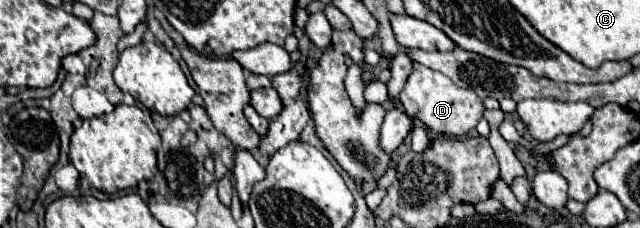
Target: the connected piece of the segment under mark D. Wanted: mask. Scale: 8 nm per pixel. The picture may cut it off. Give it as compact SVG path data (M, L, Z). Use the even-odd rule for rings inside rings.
M417 62L413 64L413 72L407 78L407 84L405 84L399 100L409 118L413 118L415 122L421 122L433 134L455 136L455 138L465 136L469 130L473 130L485 112L483 100L473 90L459 88L445 74L431 70Z

